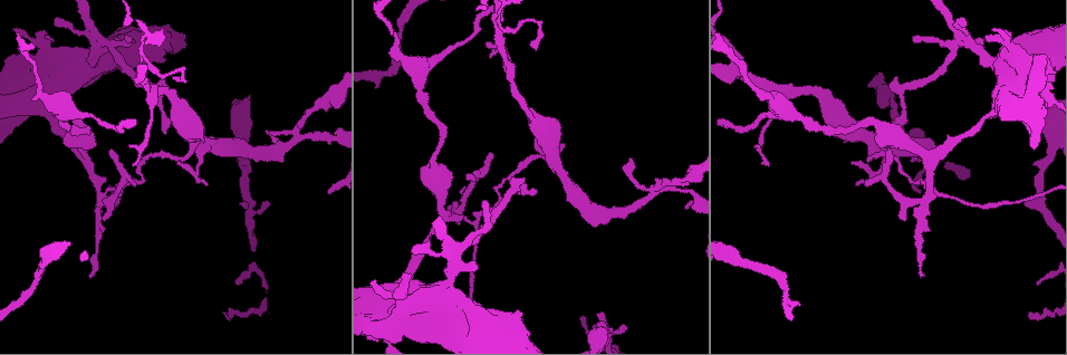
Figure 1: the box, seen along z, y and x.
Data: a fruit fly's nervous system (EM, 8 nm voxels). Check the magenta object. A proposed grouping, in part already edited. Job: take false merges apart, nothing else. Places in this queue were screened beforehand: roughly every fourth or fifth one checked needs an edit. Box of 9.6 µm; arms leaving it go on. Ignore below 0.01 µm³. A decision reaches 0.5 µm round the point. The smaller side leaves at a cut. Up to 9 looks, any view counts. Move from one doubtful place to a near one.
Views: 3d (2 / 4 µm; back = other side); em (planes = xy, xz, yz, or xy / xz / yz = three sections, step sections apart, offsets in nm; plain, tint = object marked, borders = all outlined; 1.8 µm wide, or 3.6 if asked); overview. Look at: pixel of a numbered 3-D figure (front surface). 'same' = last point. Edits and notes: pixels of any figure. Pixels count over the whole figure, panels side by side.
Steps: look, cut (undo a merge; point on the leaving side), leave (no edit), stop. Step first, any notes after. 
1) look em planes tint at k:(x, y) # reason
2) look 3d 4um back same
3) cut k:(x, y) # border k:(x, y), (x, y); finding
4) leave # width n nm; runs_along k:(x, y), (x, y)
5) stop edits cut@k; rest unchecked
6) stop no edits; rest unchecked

look 3d 2um at 1:(497, 30) # small branch off a trunk

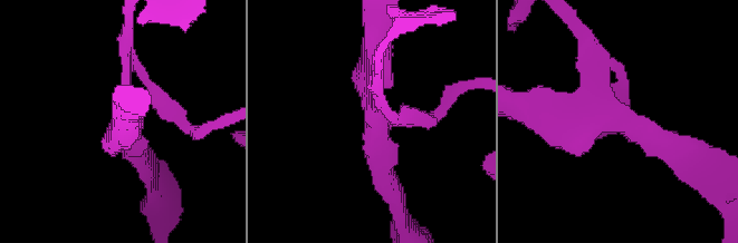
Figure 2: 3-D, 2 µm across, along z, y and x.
look em planes plain at 2:(373, 118) # arms 4; now the EM

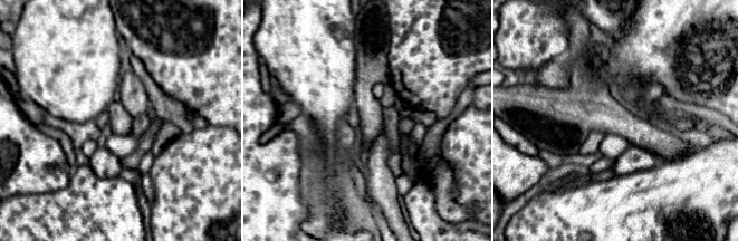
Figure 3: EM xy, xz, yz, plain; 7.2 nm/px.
look em planes tint same

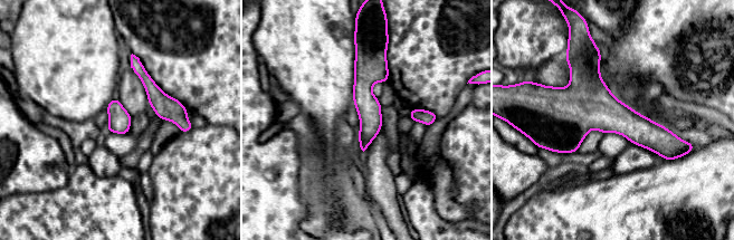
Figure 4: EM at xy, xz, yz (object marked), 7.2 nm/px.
leave # runs_along 4:(550, 112), (603, 112), (678, 143); continuous, no second neuron

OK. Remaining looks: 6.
look em planes borders at 1:(931, 196) # sudden change in width

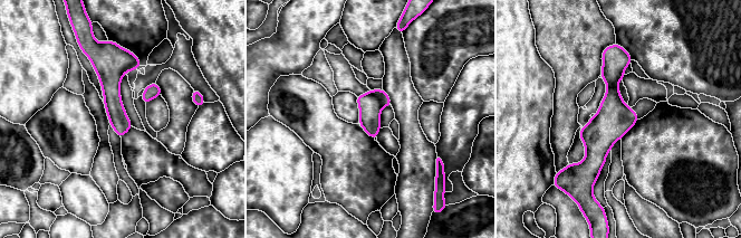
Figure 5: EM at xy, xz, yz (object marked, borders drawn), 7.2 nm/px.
cut 5:(384, 97) # border 5:(368, 91), (378, 97), (383, 106); a second neuron is stuck on

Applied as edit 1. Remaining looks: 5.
look overview # see it whole again

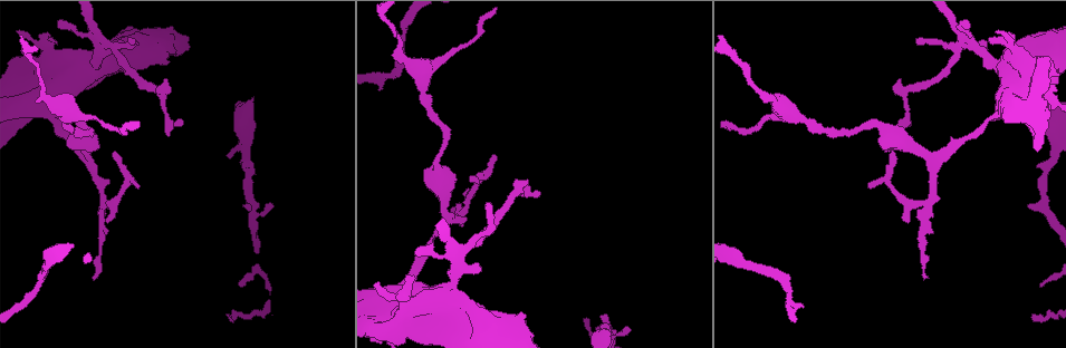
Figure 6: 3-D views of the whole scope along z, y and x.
look 3d 4um back at 6:(458, 257) # calibre changes

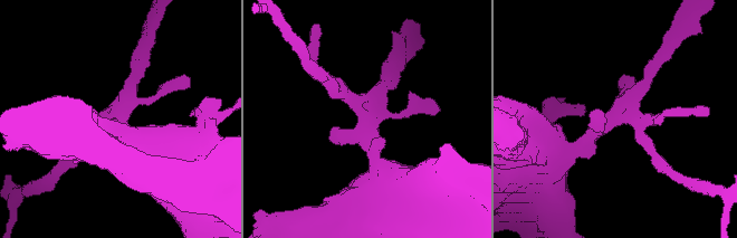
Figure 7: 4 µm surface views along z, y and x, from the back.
look em planes plain at 7:(118, 116) # now the EM

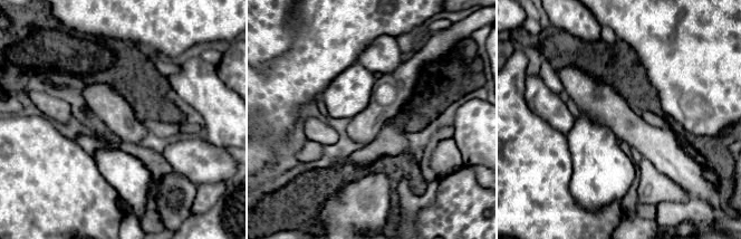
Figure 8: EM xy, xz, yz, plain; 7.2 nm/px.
look em planes tint same # where the object lies

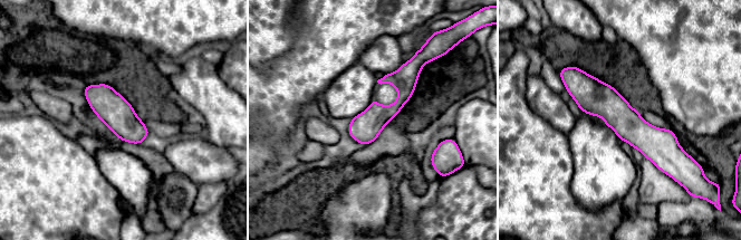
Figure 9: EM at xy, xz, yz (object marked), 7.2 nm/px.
leave # width 220 nm; runs_along 9:(568, 82), (680, 154); continuous, no second neuron

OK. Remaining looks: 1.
stop edits cut@5; rest unchecked

